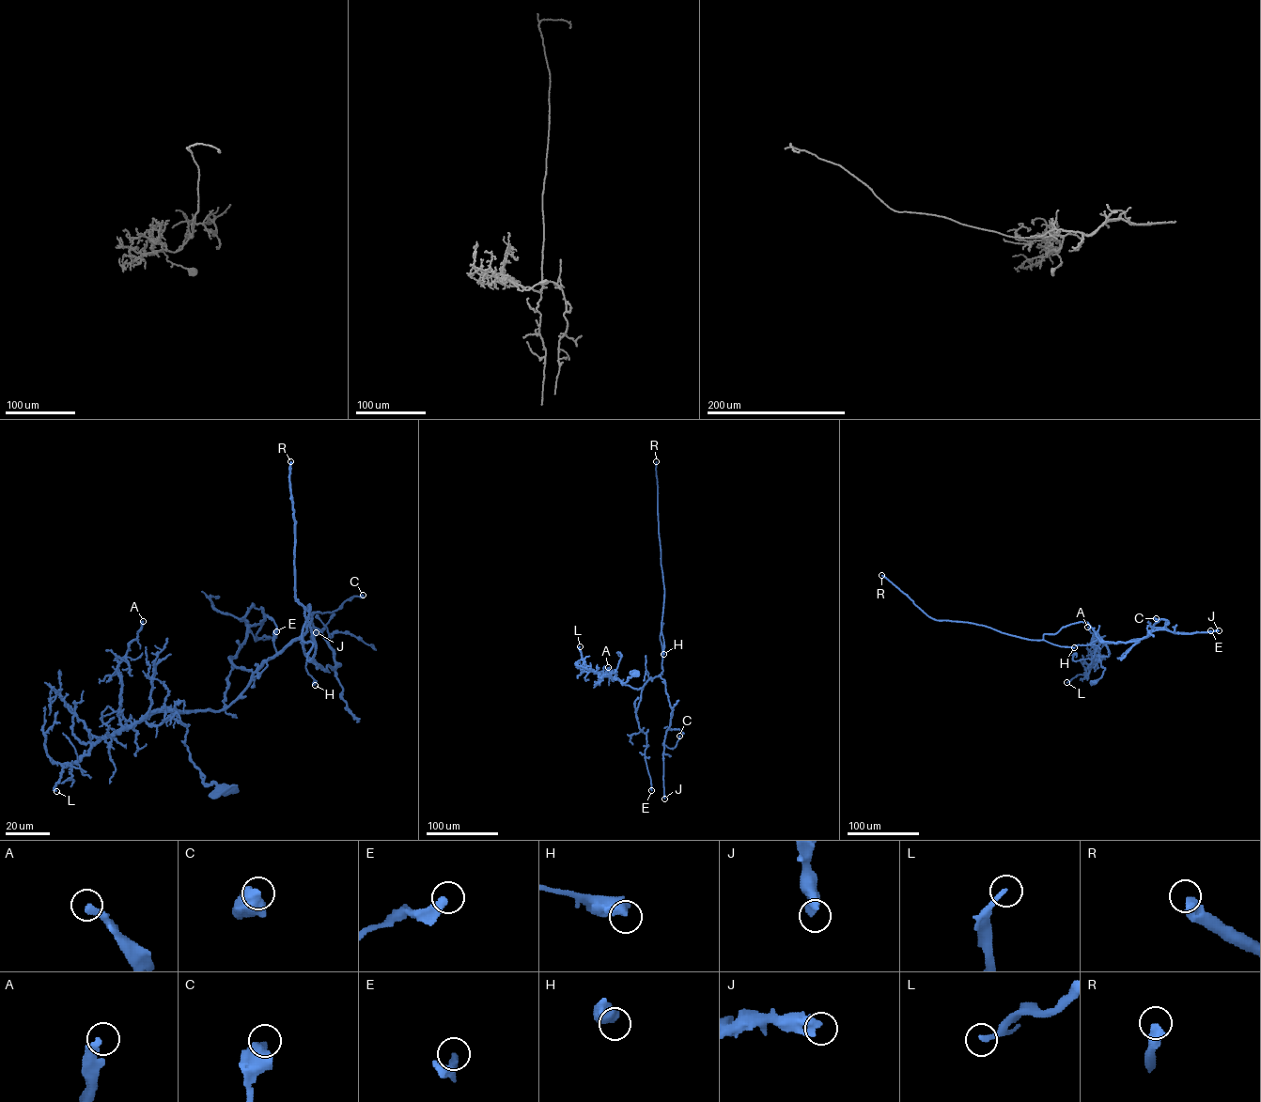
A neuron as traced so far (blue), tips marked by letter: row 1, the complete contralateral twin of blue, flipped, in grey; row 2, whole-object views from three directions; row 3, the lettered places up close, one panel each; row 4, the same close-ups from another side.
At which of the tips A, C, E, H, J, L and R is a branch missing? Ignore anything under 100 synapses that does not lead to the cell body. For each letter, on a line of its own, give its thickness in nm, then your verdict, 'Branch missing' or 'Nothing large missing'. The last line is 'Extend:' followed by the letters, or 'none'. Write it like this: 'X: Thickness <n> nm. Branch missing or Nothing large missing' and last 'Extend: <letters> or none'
A: Thickness 340 nm. Nothing large missing
C: Thickness 600 nm. Nothing large missing
E: Thickness 360 nm. Nothing large missing
H: Thickness 600 nm. Nothing large missing
J: Thickness 440 nm. Nothing large missing
L: Thickness 240 nm. Nothing large missing
R: Thickness 420 nm. Branch missing
Extend: R

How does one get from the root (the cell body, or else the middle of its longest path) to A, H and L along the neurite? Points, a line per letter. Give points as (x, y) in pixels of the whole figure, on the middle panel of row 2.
A: (634, 674), (622, 685), (622, 681), (609, 676), (601, 675), (599, 678), (608, 667)
H: (634, 674), (622, 685), (622, 681), (617, 678), (640, 689), (662, 671), (661, 623), (663, 654)
L: (634, 674), (622, 685), (618, 679), (587, 669), (582, 665), (580, 646)

